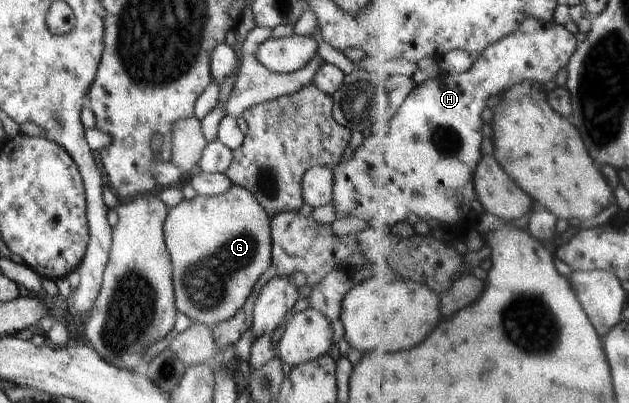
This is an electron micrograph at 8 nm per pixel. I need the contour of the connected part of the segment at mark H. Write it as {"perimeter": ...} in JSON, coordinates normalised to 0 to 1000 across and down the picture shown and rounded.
{"perimeter":[[[841,45],[825,69],[825,77],[814,82],[803,97],[797,97],[797,102],[792,102],[787,112],[779,112],[768,129],[768,136],[757,139],[754,164],[744,179],[731,184],[711,184],[701,179],[693,194],[679,199],[679,206],[672,203],[671,208],[665,208],[663,221],[657,226],[653,241],[647,246],[631,285],[622,298],[620,313],[612,320],[599,320],[596,328],[585,330],[580,337],[577,355],[574,355],[561,380],[555,380],[545,400],[528,414],[529,459],[525,506],[529,511],[529,524],[536,538],[533,558],[561,558],[564,566],[569,566],[595,556],[603,563],[612,563],[615,561],[615,553],[625,558],[625,548],[628,548],[628,558],[620,566],[641,571],[653,546],[669,533],[669,538],[679,543],[679,551],[682,551],[682,543],[692,543],[692,556],[687,556],[692,568],[696,566],[695,558],[698,553],[723,553],[723,548],[742,538],[742,533],[762,509],[758,499],[765,499],[765,491],[758,484],[757,429],[765,397],[771,395],[771,387],[768,385],[768,350],[771,350],[771,290],[768,290],[768,280],[771,280],[771,270],[774,270],[774,261],[777,261],[777,246],[795,231],[803,233],[816,216],[816,211],[828,213],[833,203],[846,206],[851,201],[859,211],[865,211],[870,201],[882,196],[882,191],[889,186],[890,169],[903,171],[905,154],[914,136],[919,109],[917,92],[914,92],[914,87],[897,62],[887,60],[884,52],[873,57],[863,50]]]}

